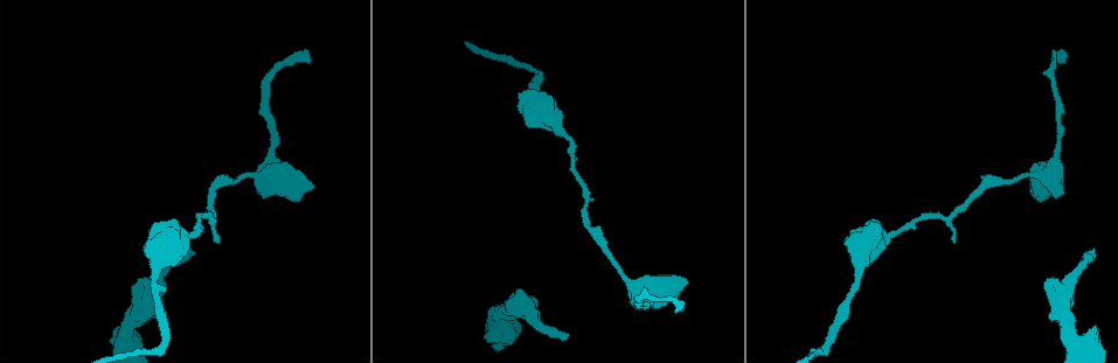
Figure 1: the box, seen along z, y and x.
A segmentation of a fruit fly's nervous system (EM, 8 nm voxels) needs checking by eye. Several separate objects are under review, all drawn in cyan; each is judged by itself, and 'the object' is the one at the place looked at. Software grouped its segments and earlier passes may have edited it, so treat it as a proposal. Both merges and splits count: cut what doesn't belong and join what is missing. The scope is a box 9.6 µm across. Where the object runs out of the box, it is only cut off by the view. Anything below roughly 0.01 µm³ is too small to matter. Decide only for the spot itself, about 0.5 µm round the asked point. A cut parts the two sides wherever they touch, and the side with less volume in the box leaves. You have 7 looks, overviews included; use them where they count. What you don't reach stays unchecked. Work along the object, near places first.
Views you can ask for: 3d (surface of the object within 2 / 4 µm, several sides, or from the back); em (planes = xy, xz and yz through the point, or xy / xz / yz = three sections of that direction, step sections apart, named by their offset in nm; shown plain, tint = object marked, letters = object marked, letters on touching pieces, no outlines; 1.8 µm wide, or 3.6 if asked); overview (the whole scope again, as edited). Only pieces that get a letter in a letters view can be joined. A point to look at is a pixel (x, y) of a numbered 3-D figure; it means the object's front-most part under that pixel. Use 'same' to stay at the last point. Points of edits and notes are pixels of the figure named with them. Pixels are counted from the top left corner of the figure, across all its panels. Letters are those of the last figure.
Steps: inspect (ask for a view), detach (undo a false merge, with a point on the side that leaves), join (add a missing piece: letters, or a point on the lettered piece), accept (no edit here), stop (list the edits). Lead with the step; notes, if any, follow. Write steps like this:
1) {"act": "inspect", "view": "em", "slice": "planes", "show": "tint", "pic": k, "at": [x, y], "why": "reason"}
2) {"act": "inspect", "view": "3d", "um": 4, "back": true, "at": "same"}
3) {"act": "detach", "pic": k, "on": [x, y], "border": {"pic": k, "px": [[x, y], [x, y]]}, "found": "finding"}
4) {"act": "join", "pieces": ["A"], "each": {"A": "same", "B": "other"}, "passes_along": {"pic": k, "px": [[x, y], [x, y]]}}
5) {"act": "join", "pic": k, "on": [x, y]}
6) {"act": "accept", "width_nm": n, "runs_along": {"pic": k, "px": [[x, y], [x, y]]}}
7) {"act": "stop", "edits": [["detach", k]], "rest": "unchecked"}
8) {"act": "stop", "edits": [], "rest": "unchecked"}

{"act": "inspect", "view": "3d", "um": 4, "back": true, "pic": 1, "at": [305, 53], "why": "end of a long branch"}

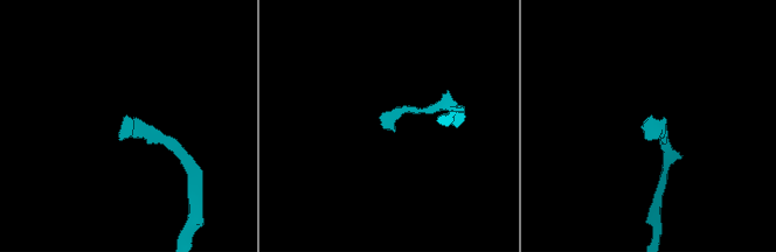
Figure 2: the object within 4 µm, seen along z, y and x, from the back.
{"act": "inspect", "view": "em", "slice": "planes", "show": "letters", "pic": 2, "at": [393, 124]}

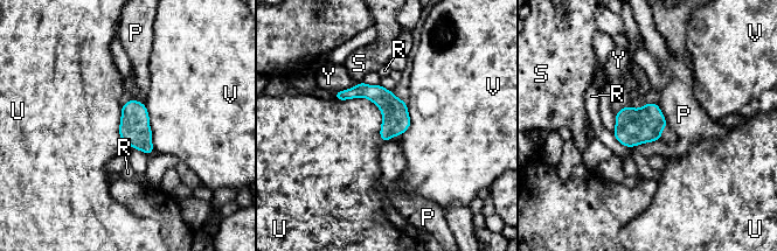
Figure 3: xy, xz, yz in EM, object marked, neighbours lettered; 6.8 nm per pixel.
{"act": "accept", "each": {"P": "other", "R": "other", "S": "other", "U": "other", "V": "other", "Y": "other"}, "runs_along": {"pic": 3, "px": [[338, 93], [374, 92], [407, 124]]}, "found": "none of them fits"}

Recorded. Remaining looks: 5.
{"act": "inspect", "view": "em", "um": 3.6, "slice": "planes", "show": "tint", "pic": 1, "at": [639, 291], "why": "three-way junction"}

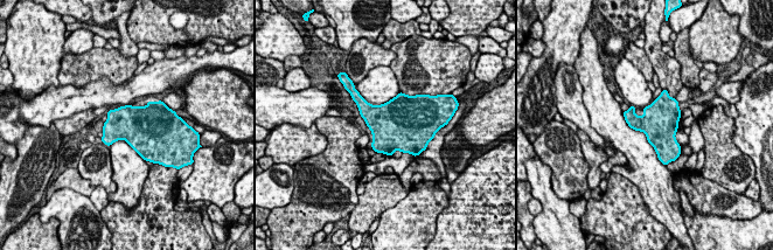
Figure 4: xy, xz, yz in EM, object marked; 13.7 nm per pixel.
{"act": "inspect", "view": "em", "um": 3.6, "slice": "planes", "show": "letters", "at": "same", "why": "what lies round it"}

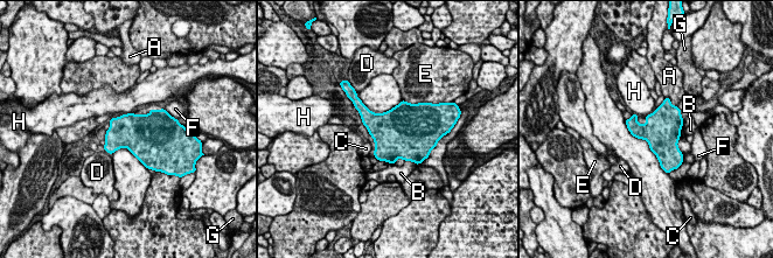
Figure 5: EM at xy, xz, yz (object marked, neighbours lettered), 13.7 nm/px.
{"act": "accept", "width_nm": 500, "each": {"A": "other", "B": "other", "C": "other", "D": "other", "E": "other", "F": "other", "G": "other", "H": "other"}, "found": "continuous, no second neuron"}

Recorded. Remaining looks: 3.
{"act": "inspect", "view": "em", "slice": "planes", "show": "plain", "pic": 1, "at": [195, 252], "why": "branch stops here"}

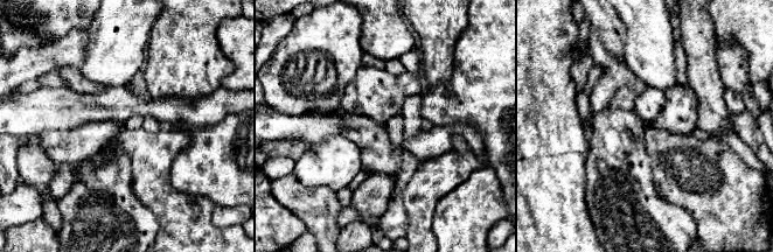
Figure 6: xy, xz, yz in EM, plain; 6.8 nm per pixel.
{"act": "inspect", "view": "em", "slice": "planes", "show": "letters", "at": "same"}

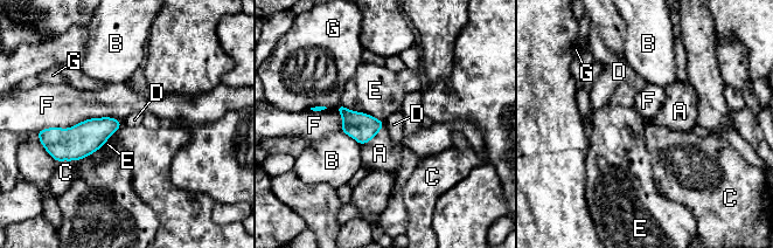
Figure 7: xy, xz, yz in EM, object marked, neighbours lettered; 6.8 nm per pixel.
{"act": "join", "pieces": ["A"], "longest_contact_nm": ["F", 550], "each": {"A": "same", "B": "other", "C": "other", "D": "other", "E": "other", "F": "other", "G": "other"}, "passes_along": {"pic": 7, "px": [[361, 126], [371, 138], [380, 153]]}, "found": "the neuron continues"}

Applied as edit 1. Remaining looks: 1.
{"act": "stop", "edits": [["join", 7]], "rest": "unchecked"}

